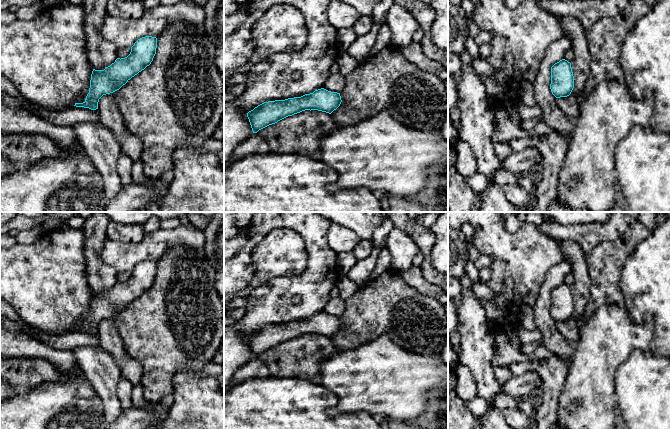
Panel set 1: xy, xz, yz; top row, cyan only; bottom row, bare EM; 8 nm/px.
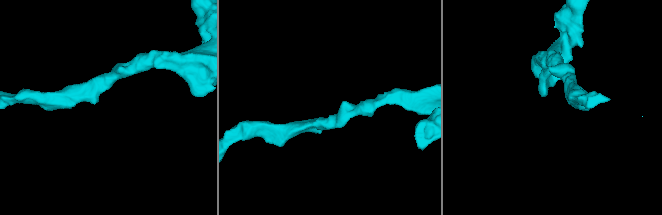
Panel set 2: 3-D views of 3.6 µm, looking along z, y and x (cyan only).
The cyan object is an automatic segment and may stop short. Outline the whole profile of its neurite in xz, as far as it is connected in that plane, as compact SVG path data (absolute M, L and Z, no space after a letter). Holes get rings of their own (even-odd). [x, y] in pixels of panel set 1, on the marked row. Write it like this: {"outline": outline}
{"outline": "M324 88L301 97L264 102L247 113L253 133L305 110L318 110L331 114L341 104L340 93Z"}

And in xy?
{"outline": "M145 36L138 39L125 58L117 58L104 70L93 69L89 93L83 103L75 103L76 107L98 109L99 99L113 93L125 85L132 77L151 64L156 54L157 38Z"}

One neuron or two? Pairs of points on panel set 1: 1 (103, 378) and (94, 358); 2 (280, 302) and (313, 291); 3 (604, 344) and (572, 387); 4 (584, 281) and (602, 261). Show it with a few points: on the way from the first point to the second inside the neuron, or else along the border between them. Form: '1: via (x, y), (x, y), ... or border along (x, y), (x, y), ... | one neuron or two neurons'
1: via (103, 373), (94, 363) | one neuron
2: via (288, 298), (305, 295) | one neuron
3: via (598, 355), (594, 365), (583, 376) | one neuron
4: border along (584, 255), (589, 275), (589, 299) | two neurons

